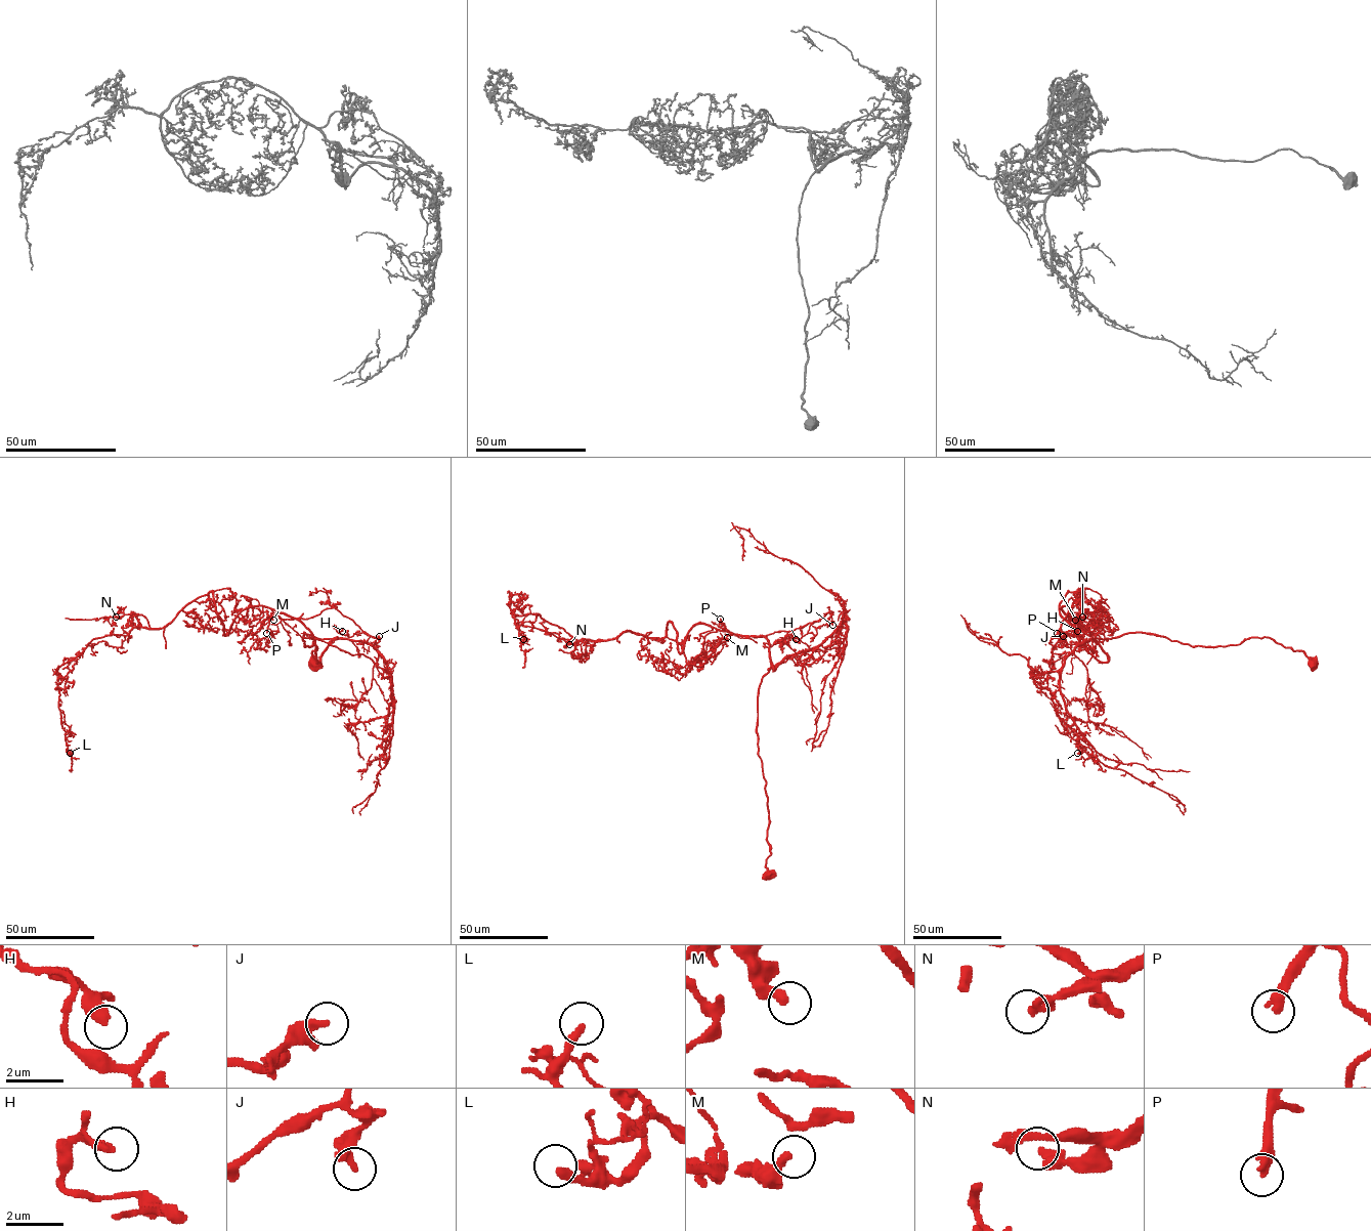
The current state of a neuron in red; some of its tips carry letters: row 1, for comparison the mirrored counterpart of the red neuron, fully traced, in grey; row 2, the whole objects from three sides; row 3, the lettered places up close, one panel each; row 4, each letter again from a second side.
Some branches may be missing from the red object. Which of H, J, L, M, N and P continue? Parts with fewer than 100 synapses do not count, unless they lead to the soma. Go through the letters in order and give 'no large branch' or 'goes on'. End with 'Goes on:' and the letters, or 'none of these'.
H: no large branch
J: no large branch
L: no large branch
M: no large branch
N: no large branch
P: goes on
Goes on: P

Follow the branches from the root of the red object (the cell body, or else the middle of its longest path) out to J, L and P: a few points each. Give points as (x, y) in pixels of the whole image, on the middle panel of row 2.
J: (768, 875), (758, 691), (789, 656), (774, 670), (768, 641), (754, 636), (827, 613), (832, 625)
L: (768, 875), (758, 691), (789, 655), (703, 624), (680, 652), (670, 622), (576, 640), (511, 602), (523, 639)
P: (768, 875), (758, 691), (762, 678), (789, 656), (774, 670), (764, 637), (726, 631), (720, 619)

